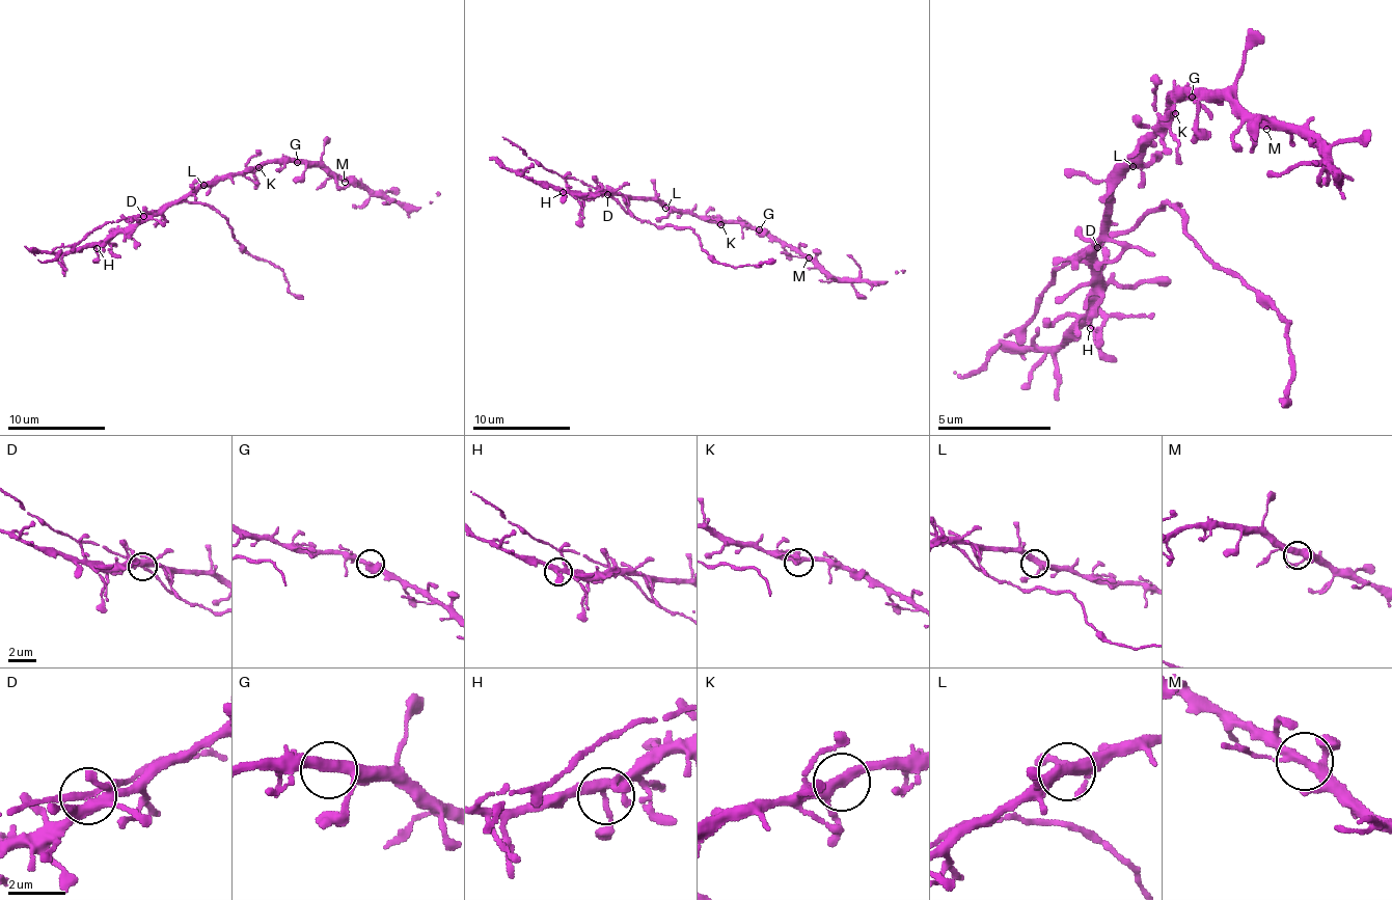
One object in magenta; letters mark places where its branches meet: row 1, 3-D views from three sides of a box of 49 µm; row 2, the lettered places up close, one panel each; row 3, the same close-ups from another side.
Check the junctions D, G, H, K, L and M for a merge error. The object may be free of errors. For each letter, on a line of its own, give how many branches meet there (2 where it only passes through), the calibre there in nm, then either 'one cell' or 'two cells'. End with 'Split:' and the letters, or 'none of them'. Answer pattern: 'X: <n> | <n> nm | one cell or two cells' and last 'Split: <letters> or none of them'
D: 7 | 340 nm | one cell
G: 3 | 280 nm | one cell
H: 5 | 280 nm | one cell
K: 3 | 280 nm | one cell
L: 4 | 360 nm | one cell
M: 4 | 320 nm | one cell
Split: none of them

